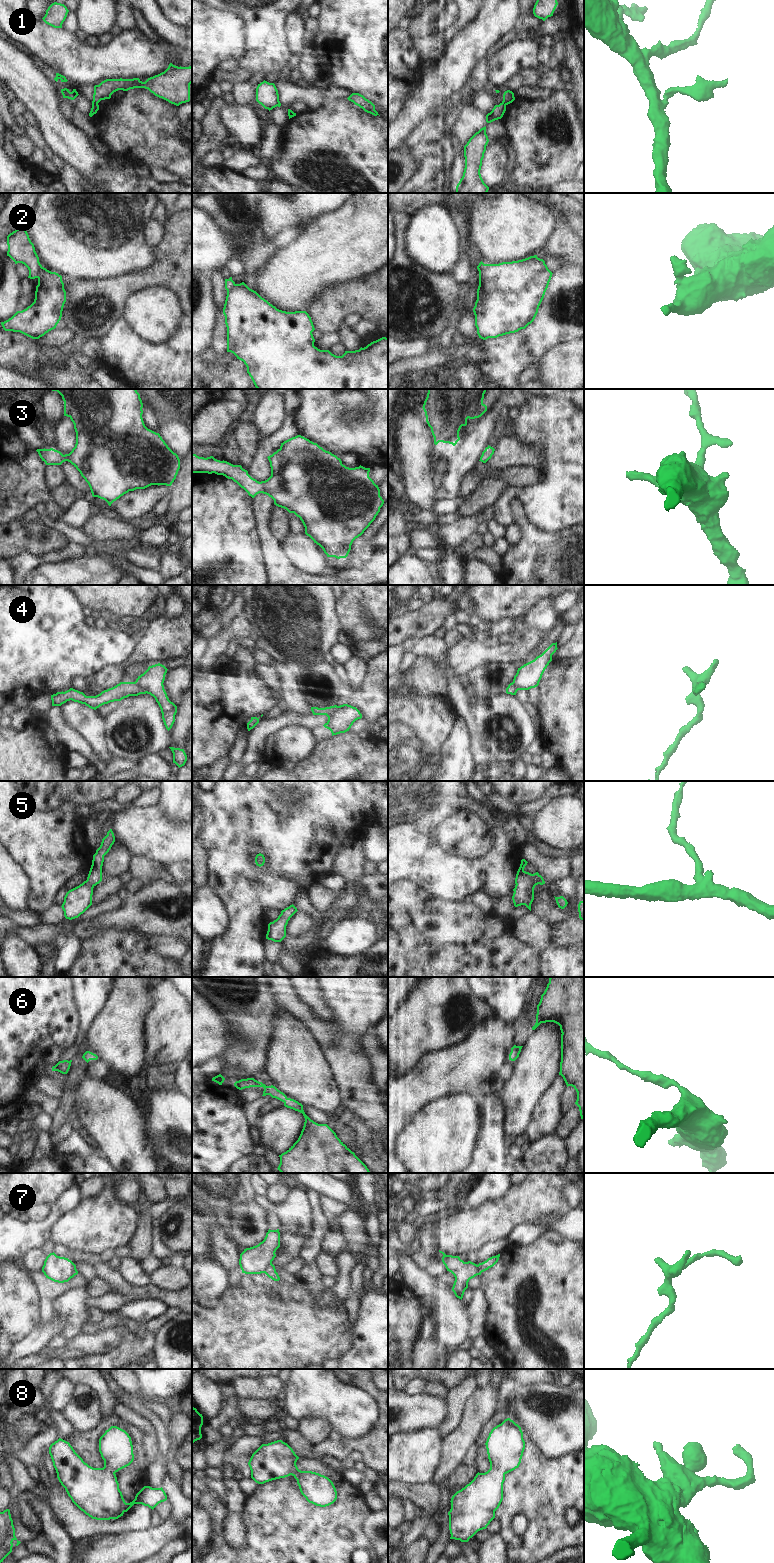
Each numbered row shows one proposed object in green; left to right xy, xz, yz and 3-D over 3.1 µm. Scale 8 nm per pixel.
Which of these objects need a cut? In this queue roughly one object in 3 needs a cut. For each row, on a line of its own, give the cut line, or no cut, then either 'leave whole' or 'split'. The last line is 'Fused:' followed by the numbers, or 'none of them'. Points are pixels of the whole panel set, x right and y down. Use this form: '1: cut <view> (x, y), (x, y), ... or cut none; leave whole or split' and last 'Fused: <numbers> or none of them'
1: cut xy (92, 103), (97, 104); split
2: cut xy (42, 267), (37, 277); split
3: cut none; leave whole
4: cut xz (339, 706), (327, 716); split
5: cut none; leave whole
6: cut none; leave whole
7: cut xz (271, 1262), (263, 1272); split
8: cut none; leave whole
Fused: 1, 2, 4, 7

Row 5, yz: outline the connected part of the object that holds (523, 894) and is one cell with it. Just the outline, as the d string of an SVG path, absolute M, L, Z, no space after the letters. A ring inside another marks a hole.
M525 859L521 860L520 867L515 878L515 888L512 900L515 907L525 905L531 911L531 904L534 900L534 888L536 885L545 884L543 877L538 873L531 874L524 870L527 865Z

